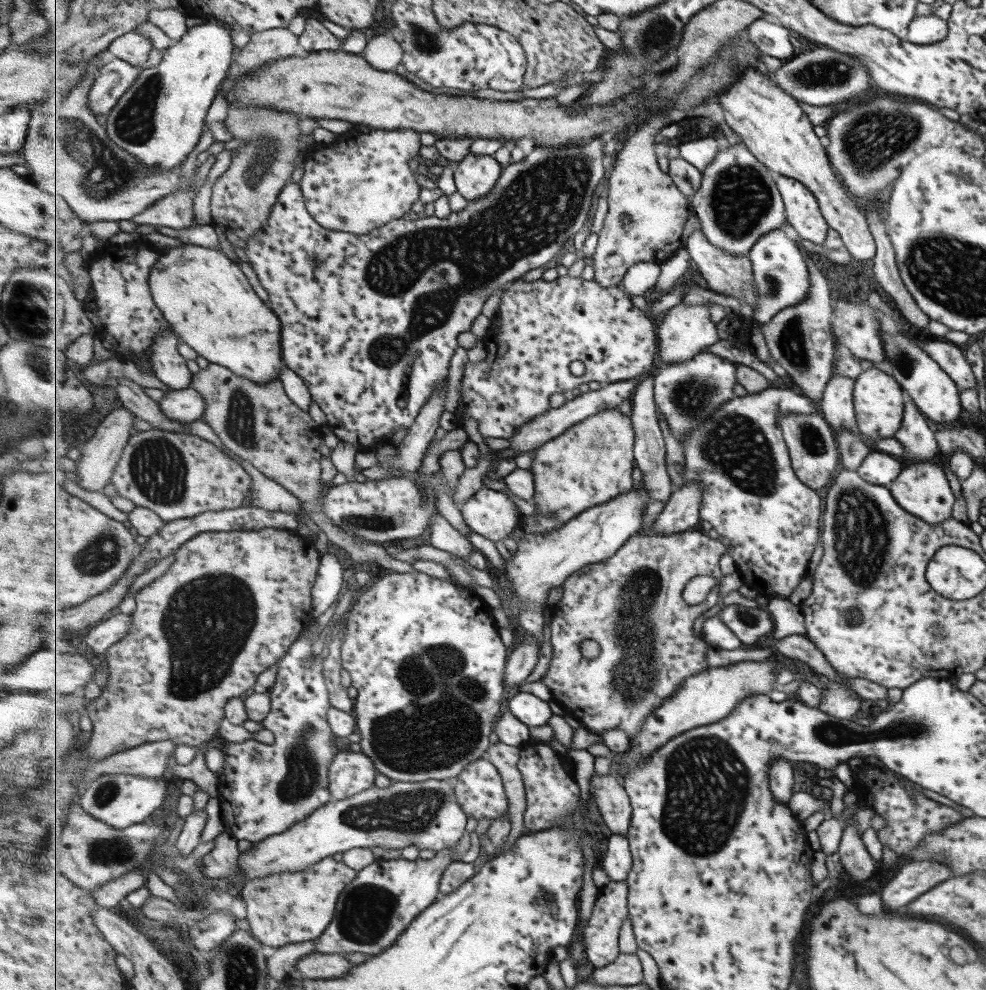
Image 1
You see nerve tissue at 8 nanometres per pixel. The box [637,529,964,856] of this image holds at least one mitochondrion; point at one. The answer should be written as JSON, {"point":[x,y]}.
{"point":[831,734]}

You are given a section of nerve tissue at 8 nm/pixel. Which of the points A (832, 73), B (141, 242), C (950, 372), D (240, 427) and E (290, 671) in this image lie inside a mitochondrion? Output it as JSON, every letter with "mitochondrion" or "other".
{"A":"mitochondrion","B":"other","C":"other","D":"mitochondrion","E":"other"}

